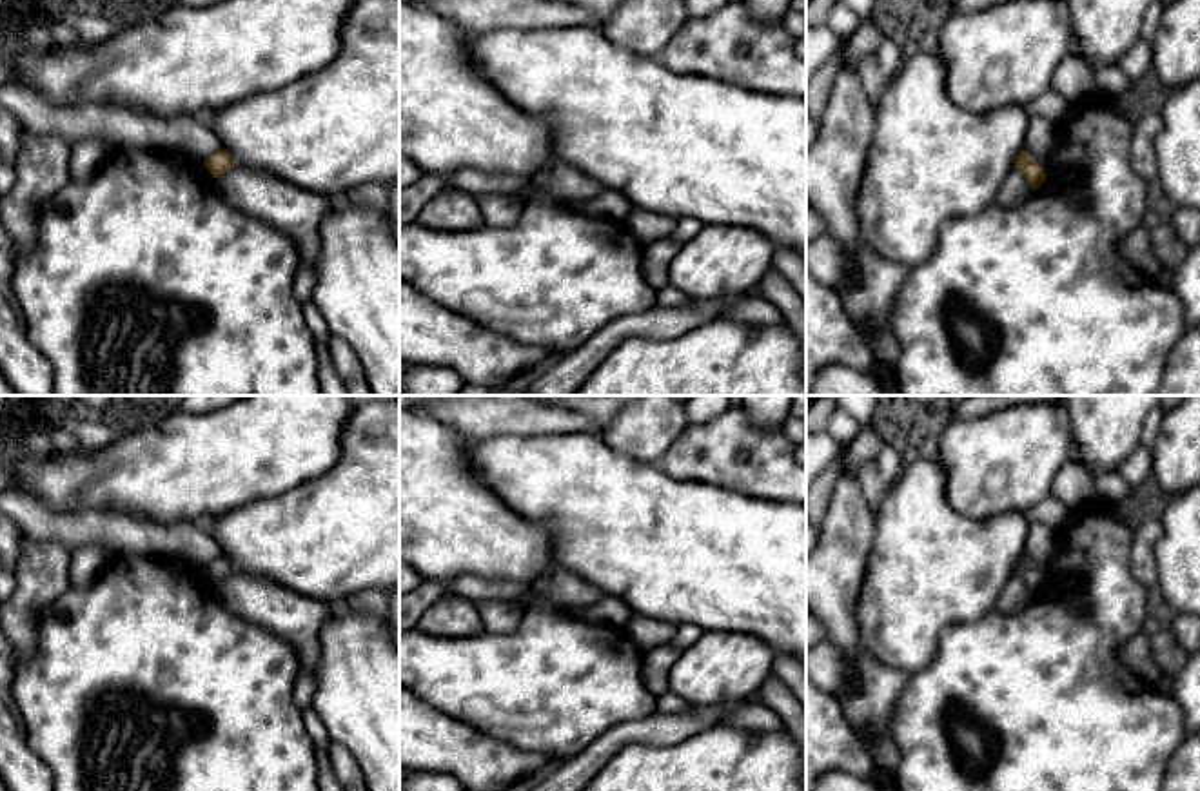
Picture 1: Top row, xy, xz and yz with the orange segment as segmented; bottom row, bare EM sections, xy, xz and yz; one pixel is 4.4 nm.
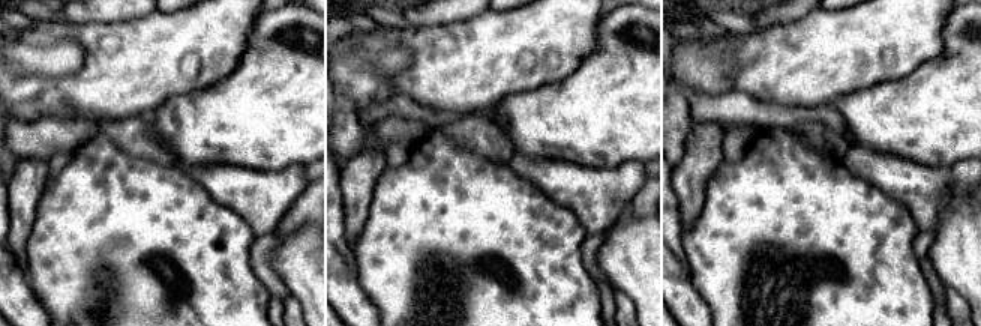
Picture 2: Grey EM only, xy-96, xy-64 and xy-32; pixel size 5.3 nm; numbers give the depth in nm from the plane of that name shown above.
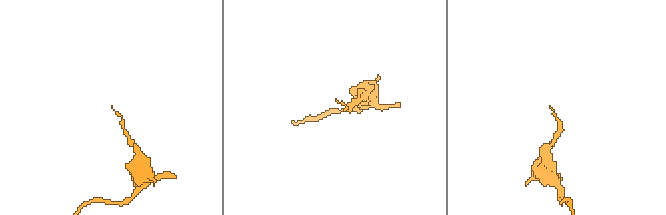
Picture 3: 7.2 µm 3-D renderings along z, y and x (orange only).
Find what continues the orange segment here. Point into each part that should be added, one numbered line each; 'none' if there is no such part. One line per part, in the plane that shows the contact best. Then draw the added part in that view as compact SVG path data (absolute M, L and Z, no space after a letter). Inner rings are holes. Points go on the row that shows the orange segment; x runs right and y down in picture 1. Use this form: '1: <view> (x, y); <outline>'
none

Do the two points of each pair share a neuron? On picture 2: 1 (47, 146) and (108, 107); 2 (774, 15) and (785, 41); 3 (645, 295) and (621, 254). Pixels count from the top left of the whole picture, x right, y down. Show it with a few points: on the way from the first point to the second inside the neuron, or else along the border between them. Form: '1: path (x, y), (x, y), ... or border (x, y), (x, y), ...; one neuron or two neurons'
1: border (51, 116), (86, 119), (98, 126); two neurons
2: border (806, 15), (761, 29); two neurons
3: path (645, 284), (645, 278), (632, 265); one neuron

